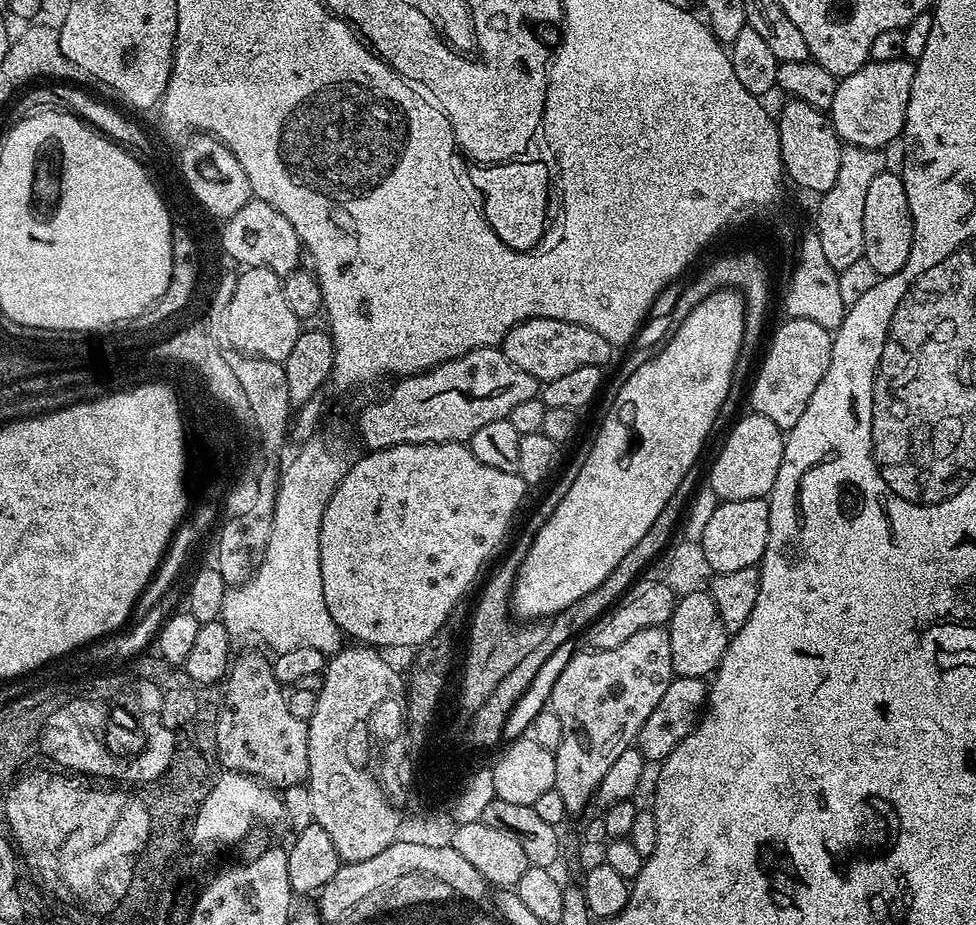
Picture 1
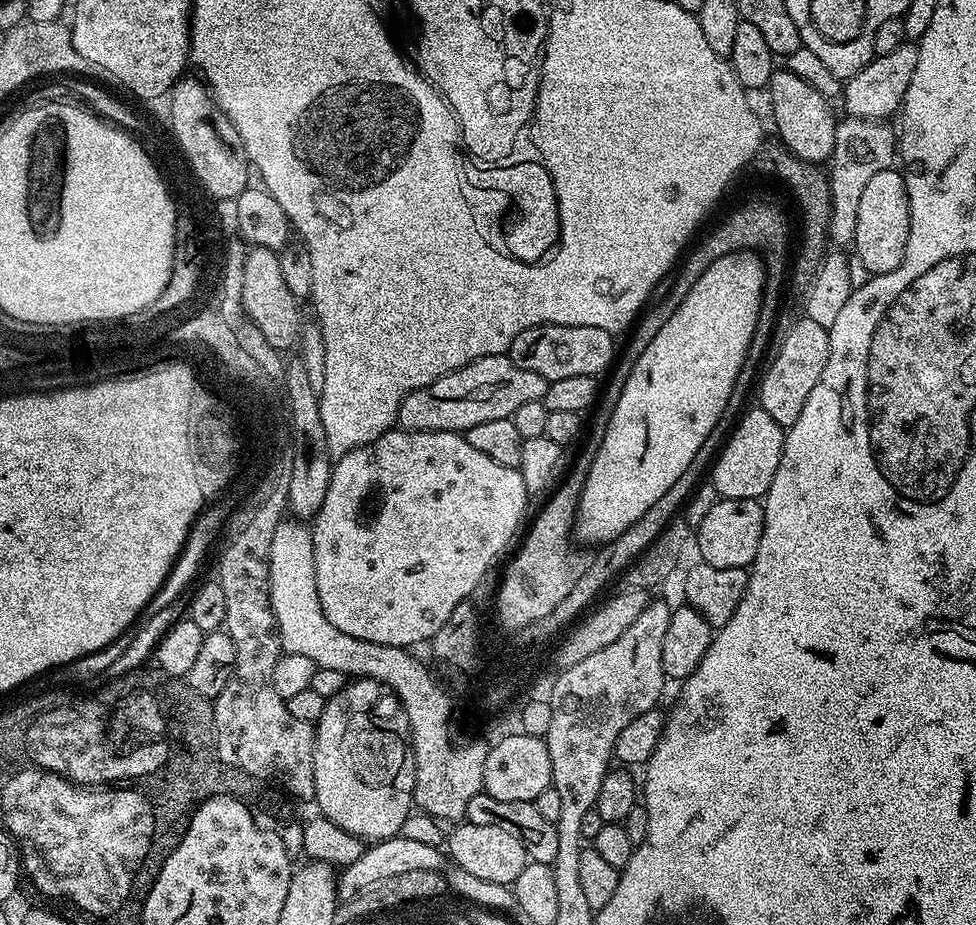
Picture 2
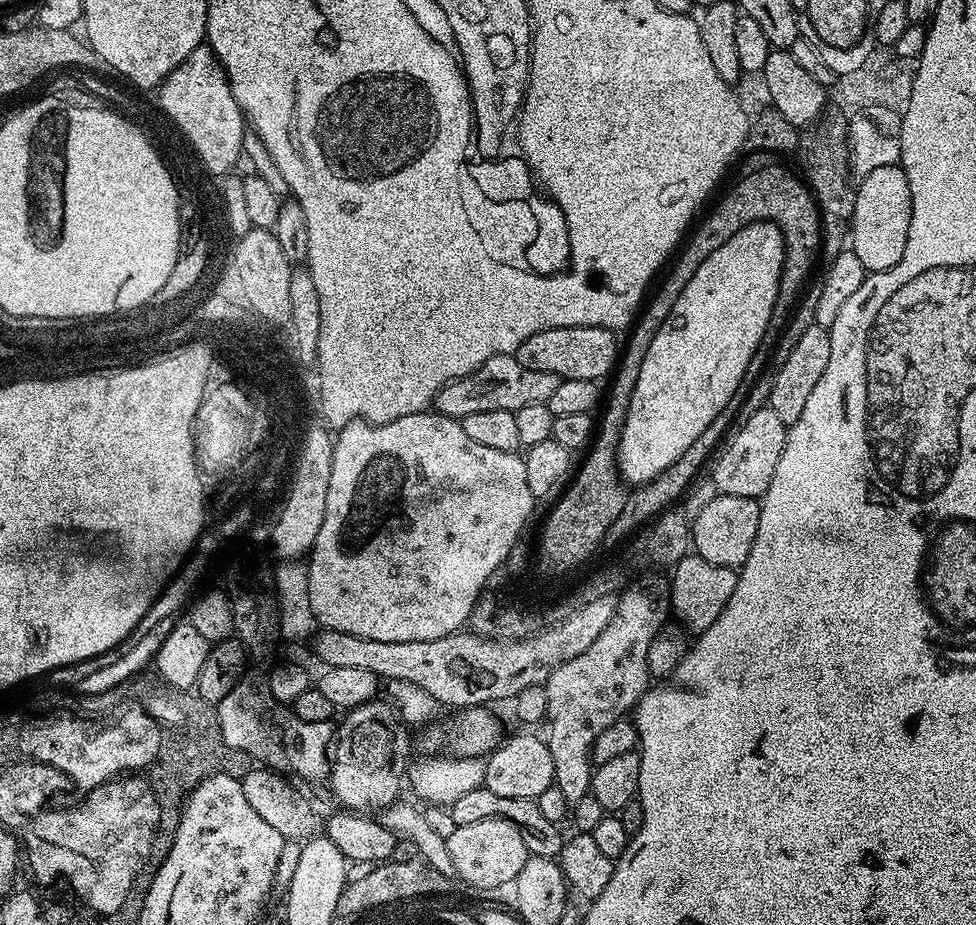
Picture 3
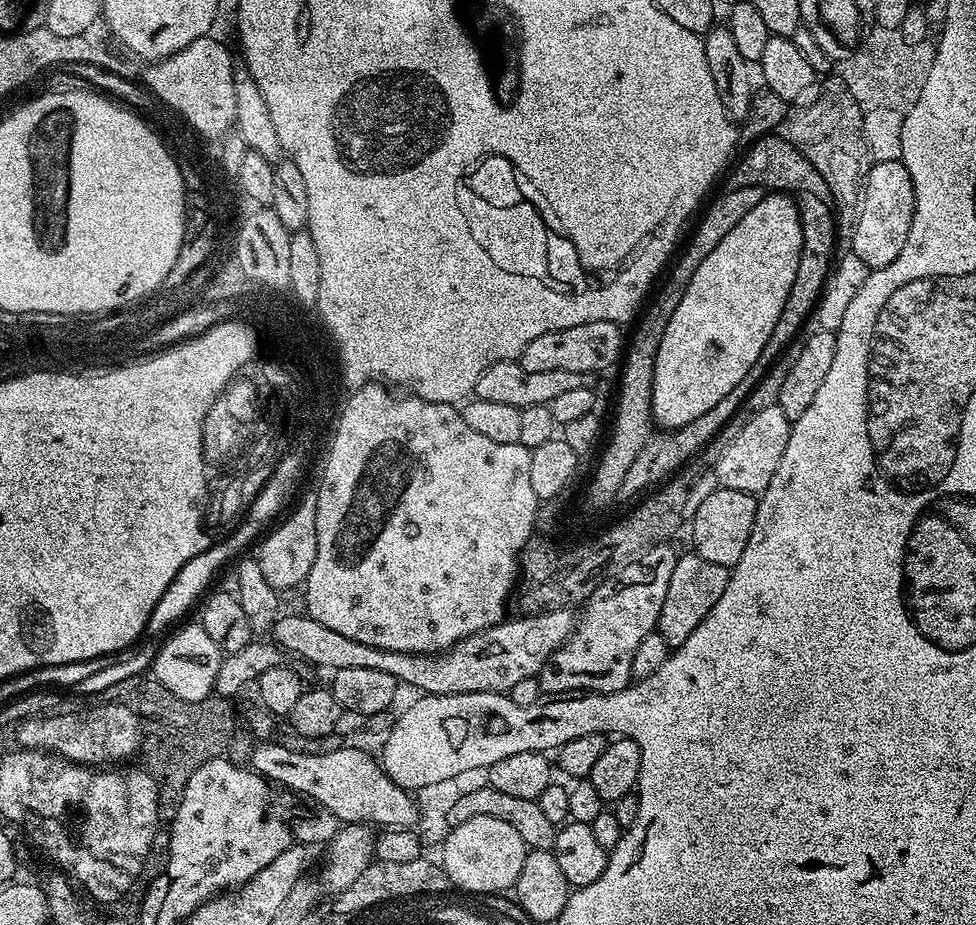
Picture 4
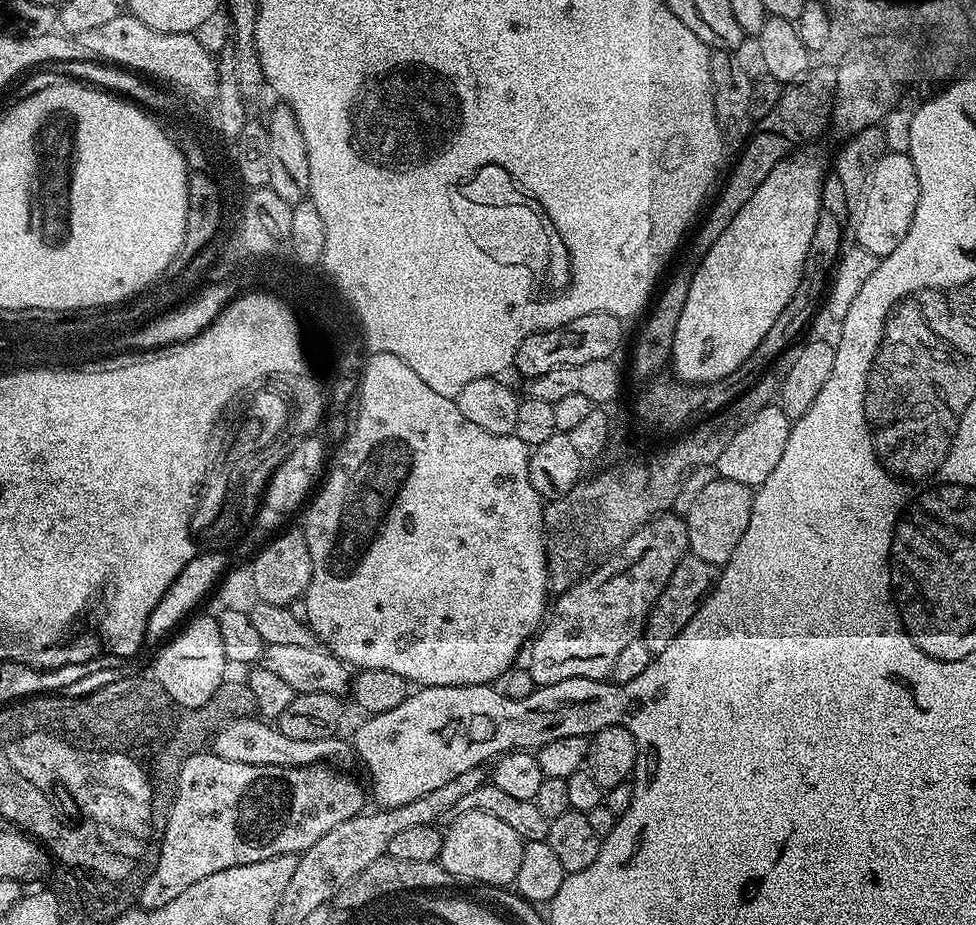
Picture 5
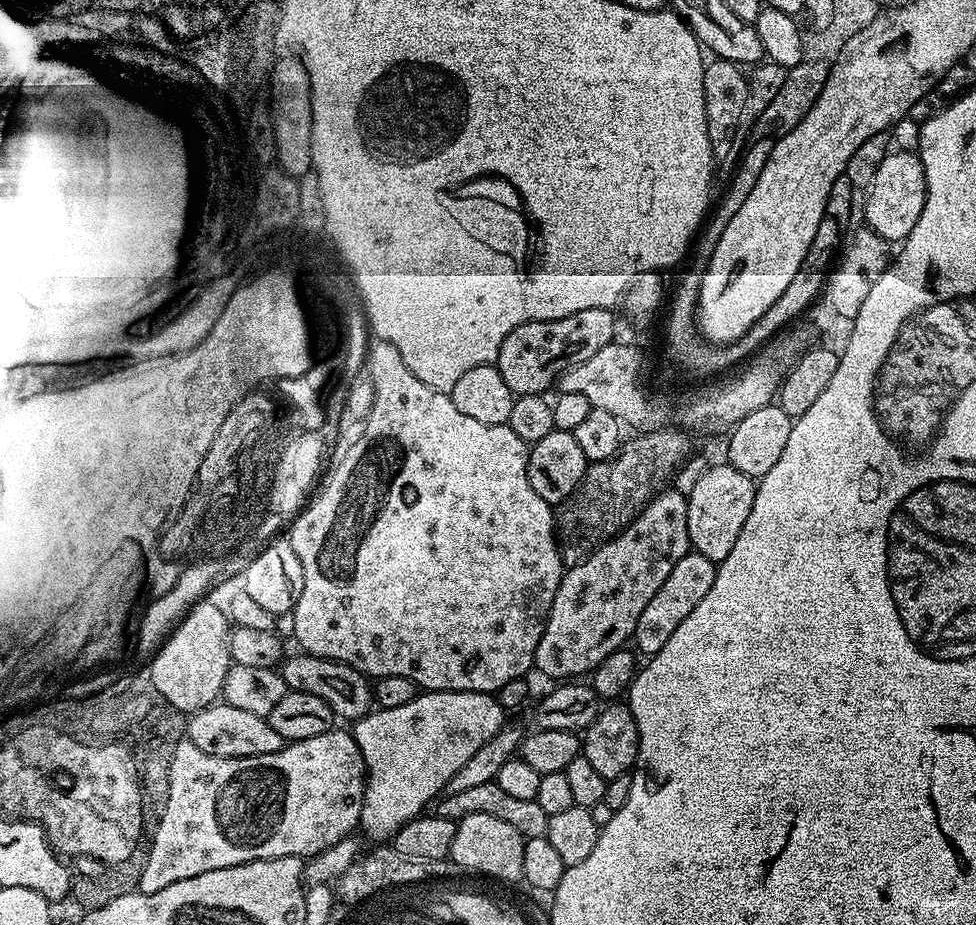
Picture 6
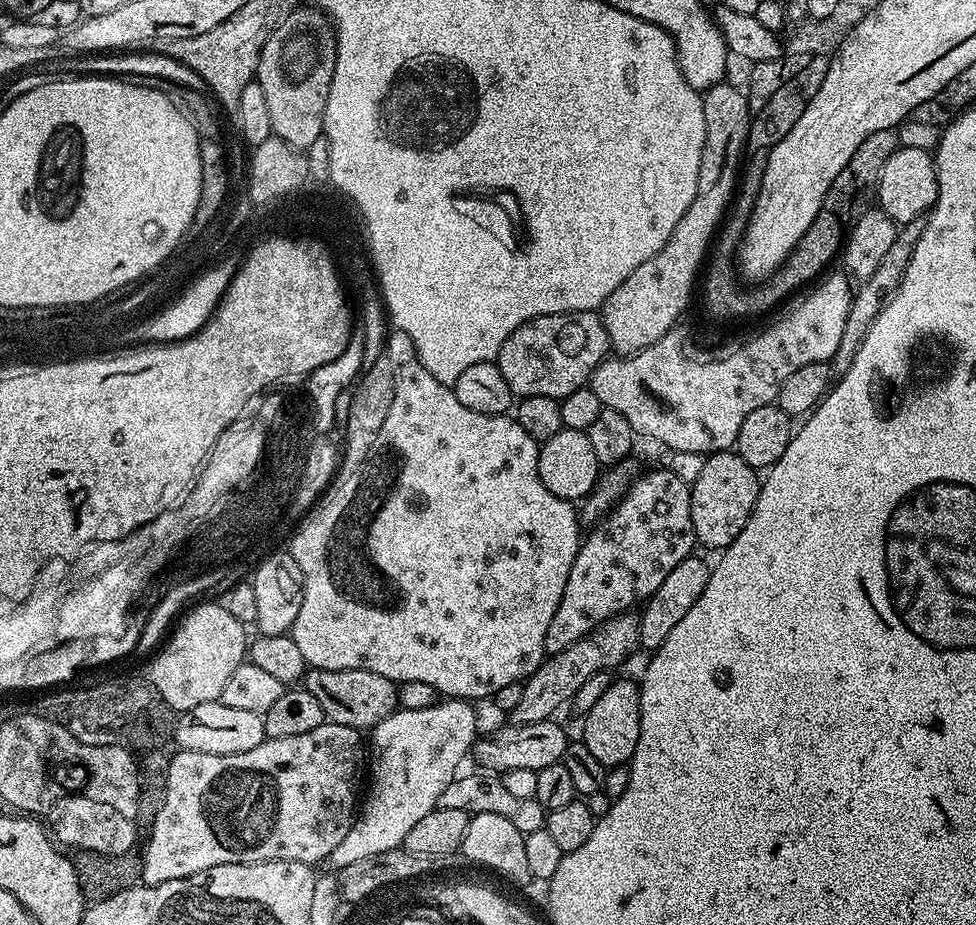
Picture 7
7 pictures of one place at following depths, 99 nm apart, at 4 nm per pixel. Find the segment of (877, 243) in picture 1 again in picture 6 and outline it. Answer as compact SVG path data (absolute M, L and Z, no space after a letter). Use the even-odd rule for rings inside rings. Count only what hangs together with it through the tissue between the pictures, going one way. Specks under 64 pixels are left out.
M889 151L888 156L882 158L882 166L878 166L866 194L863 223L884 240L903 242L910 230L914 230L918 218L922 218L922 206L926 206L926 174L919 155Z

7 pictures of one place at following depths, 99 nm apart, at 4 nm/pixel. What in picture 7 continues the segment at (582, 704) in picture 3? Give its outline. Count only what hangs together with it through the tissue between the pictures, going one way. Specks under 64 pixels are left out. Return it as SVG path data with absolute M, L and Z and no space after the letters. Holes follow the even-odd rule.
M657 467L655 471L645 476L637 475L615 508L589 531L593 531L589 536L587 533L581 539L574 566L570 566L570 578L566 578L566 590L562 590L562 602L558 602L550 630L546 630L545 653L566 650L610 618L643 605L654 594L654 590L662 586L666 574L670 574L678 562L693 555L692 544L695 545L697 539L690 522L692 489L689 484L682 482L682 478L678 478L678 474L669 472L667 468Z

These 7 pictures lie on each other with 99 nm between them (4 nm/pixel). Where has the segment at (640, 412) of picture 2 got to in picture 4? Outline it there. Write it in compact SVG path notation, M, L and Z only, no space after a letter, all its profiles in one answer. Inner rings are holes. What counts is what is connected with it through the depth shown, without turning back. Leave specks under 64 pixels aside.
M783 191L764 194L761 201L747 210L718 246L706 255L685 286L685 293L666 325L654 360L652 419L664 430L686 426L718 406L718 402L722 402L722 398L726 398L726 394L730 394L730 390L746 378L750 366L754 366L758 354L762 354L762 346L770 342L774 322L778 322L778 314L782 314L782 306L786 306L790 286L794 286L804 245L800 205L790 196Z

